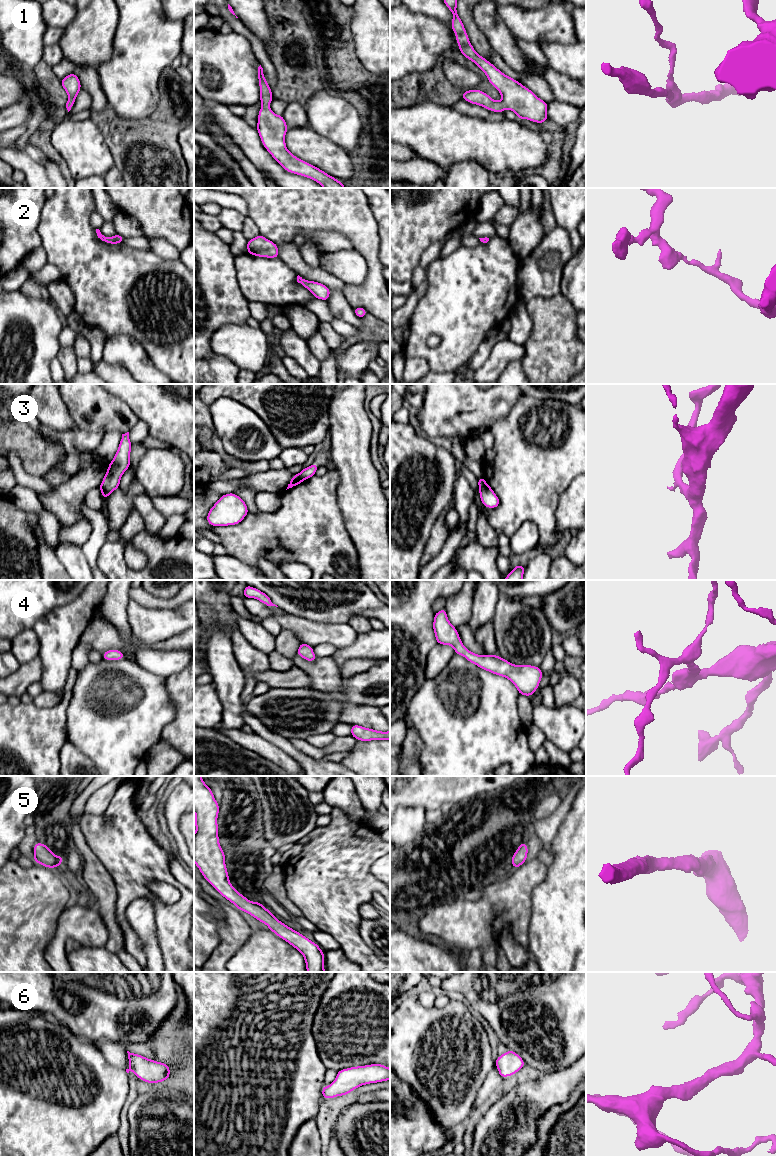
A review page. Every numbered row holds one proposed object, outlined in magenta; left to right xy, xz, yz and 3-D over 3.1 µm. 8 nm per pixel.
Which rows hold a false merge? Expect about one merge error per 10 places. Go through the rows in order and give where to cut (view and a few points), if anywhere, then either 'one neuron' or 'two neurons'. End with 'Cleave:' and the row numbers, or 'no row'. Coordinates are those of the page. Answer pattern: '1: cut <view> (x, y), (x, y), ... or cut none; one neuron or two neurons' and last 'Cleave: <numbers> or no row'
1: cut none; one neuron
2: cut none; one neuron
3: cut xy (101, 484), (109, 493); two neurons
4: cut none; one neuron
5: cut none; one neuron
6: cut none; one neuron
Cleave: 3

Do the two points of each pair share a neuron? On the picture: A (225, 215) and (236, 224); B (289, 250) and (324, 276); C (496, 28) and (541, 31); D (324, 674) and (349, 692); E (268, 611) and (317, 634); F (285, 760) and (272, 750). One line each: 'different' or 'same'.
A: same
B: same
C: different
D: different
E: same
F: same

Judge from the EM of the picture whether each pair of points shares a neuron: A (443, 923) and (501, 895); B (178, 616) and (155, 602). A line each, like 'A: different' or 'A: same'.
A: same
B: different

